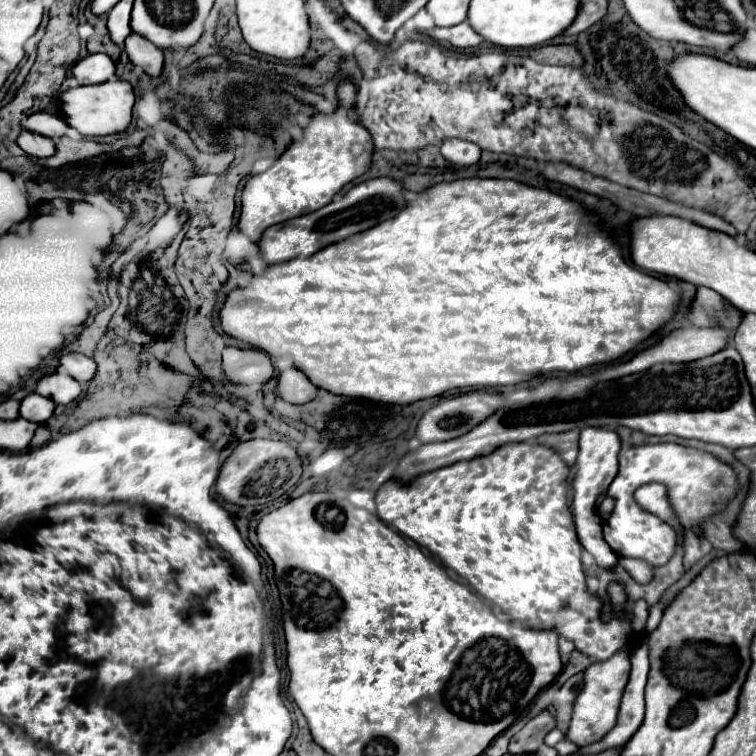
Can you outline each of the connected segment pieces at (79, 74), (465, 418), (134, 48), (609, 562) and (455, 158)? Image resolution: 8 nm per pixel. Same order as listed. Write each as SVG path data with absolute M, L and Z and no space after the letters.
M95 53L81 59L73 67L73 75L79 81L79 85L95 85L95 83L99 85L115 75L115 63L107 55Z
M471 393L471 395L461 395L457 399L443 401L435 407L431 407L419 421L415 429L415 437L421 443L433 443L433 441L449 441L455 437L465 435L471 431L475 425L479 425L483 419L487 419L491 413L495 413L499 407L505 405L505 399L501 395L487 395L487 393Z
M131 33L125 39L125 51L131 63L141 67L143 73L147 73L149 77L159 77L163 73L163 61L165 61L163 51L155 47L151 41L147 41L145 37Z
M587 427L581 429L581 439L579 439L579 455L575 461L575 473L571 479L573 487L573 519L575 519L575 529L579 543L583 545L585 551L589 551L595 557L595 563L603 569L613 569L617 555L611 551L611 547L605 543L603 533L601 533L601 517L597 513L597 507L601 499L607 495L607 487L611 485L615 473L617 473L617 453L621 449L621 441L615 431L607 429L597 429L597 427Z
M445 139L441 143L441 155L455 165L473 165L481 157L481 147L465 139Z

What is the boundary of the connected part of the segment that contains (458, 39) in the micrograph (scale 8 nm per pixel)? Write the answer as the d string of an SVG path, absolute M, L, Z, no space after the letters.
M467 21L451 27L449 31L451 31L451 45L455 47L475 47L483 41L483 37L479 37L479 33L475 33L475 29L471 29Z

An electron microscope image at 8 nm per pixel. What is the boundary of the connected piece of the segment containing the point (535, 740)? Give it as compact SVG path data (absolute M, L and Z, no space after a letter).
M543 711L537 717L533 717L515 737L511 737L509 743L509 753L519 755L519 753L535 753L537 747L543 743L543 737L547 731L555 727L555 719Z

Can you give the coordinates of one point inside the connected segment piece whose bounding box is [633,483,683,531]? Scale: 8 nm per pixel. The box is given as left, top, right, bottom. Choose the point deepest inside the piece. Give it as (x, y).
(652, 497)

